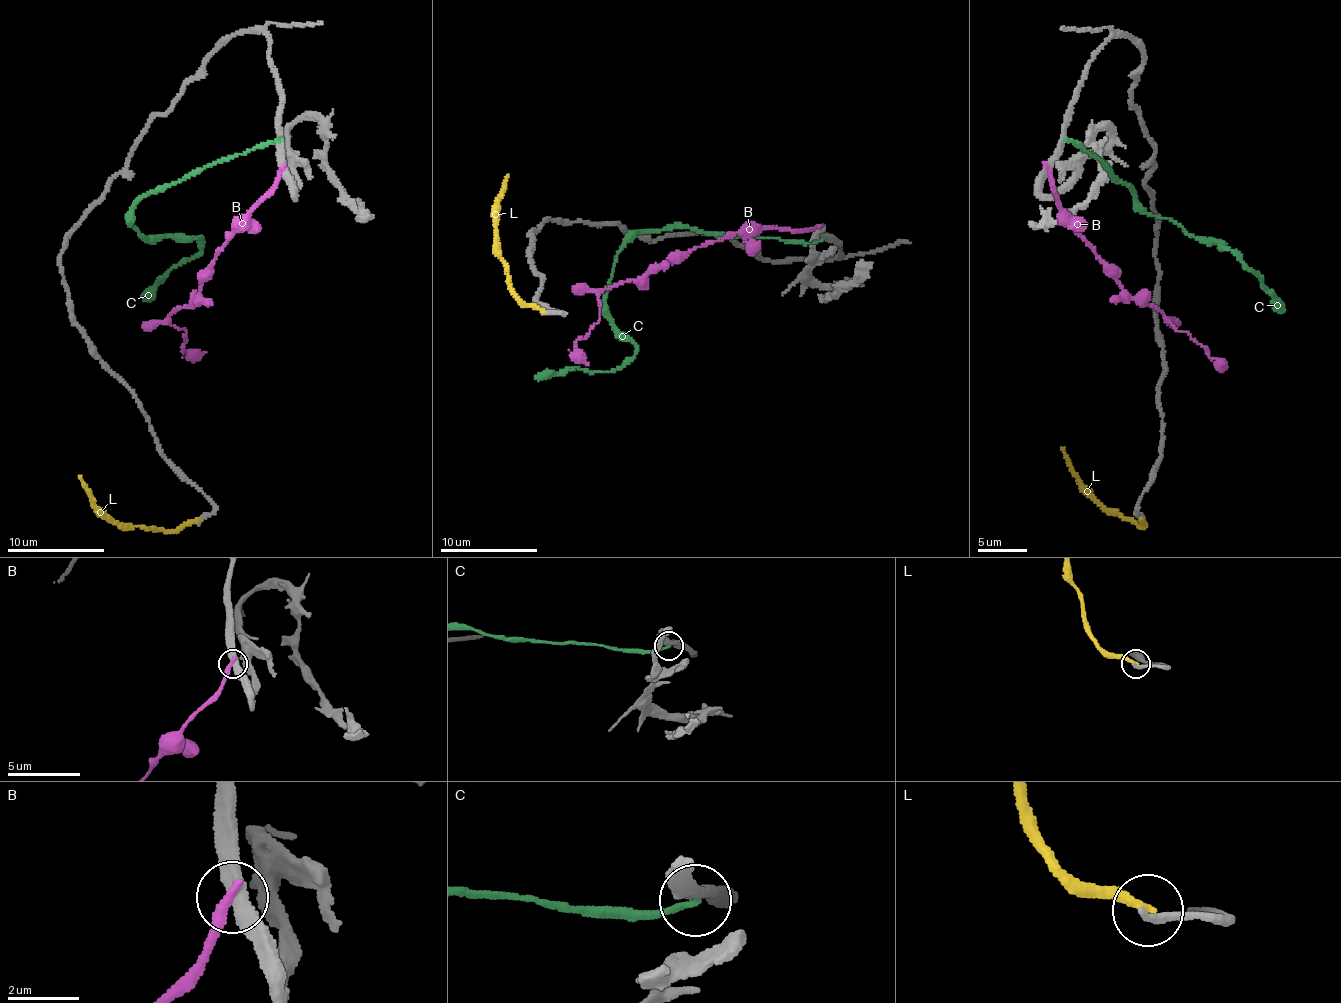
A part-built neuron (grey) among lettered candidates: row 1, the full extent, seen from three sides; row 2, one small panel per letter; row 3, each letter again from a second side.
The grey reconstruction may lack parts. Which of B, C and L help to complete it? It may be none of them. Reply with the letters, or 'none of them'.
none of them

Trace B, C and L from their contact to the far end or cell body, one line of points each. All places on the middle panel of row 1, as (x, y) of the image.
B: (817, 228), (728, 233), (604, 289), (597, 323), (576, 342), (588, 365)
C: (821, 238), (636, 233), (616, 253), (605, 299), (632, 358), (535, 378)
L: (543, 311), (521, 299), (512, 289), (501, 251), (496, 222), (508, 174)

